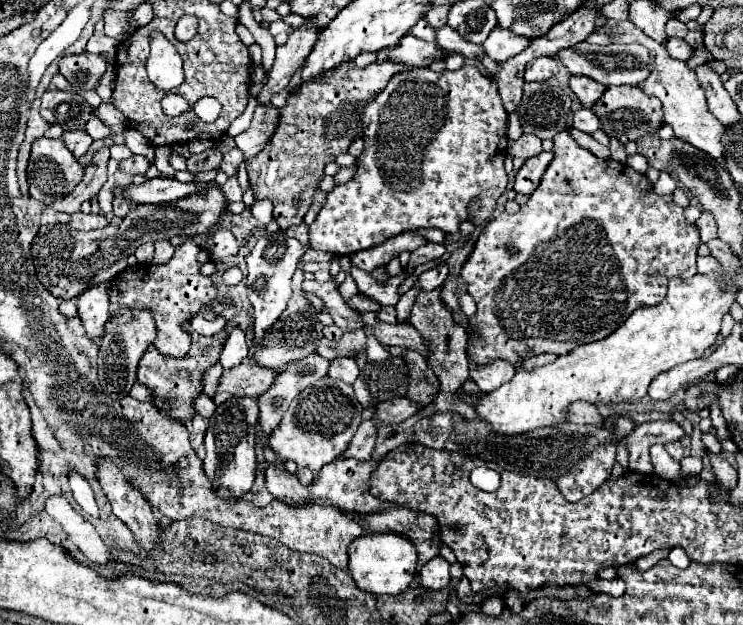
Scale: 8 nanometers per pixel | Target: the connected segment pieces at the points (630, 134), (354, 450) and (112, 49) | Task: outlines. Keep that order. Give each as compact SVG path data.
M607 87L603 97L593 105L593 113L601 119L601 129L609 135L619 139L621 143L637 141L641 133L649 133L649 118L658 116L660 122L662 104L659 99L645 95L639 87Z
M363 421L357 429L357 433L353 435L353 439L349 441L349 447L341 453L343 459L359 459L359 461L367 461L373 453L373 445L375 445L375 437L377 437L377 427L373 425L373 421Z
M100 20L95 25L94 34L87 43L86 51L93 54L101 54L103 52L116 54L119 42L114 38L106 36L103 27L103 20Z

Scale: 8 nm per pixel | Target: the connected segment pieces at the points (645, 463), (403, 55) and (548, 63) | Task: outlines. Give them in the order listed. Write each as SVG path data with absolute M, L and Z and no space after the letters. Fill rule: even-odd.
M651 421L637 425L635 431L617 441L619 445L625 445L629 449L629 471L641 471L641 473L653 473L651 457L649 457L649 445L655 443L669 443L669 441L679 441L685 437L685 429L675 423L675 421Z
M411 33L401 39L401 43L387 55L387 59L405 63L407 67L429 67L431 61L445 61L449 57L437 43L421 41Z
M537 57L525 67L525 81L547 81L557 75L557 61L553 57Z

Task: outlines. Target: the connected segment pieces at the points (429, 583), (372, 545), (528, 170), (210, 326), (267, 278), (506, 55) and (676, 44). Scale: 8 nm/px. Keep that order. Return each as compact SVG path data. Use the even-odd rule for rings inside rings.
M437 555L433 557L429 563L423 565L421 573L419 573L419 585L427 591L439 591L439 589L447 589L451 583L449 577L449 563Z
M383 533L383 535L365 535L357 537L349 547L349 573L355 585L371 595L399 595L403 593L415 573L417 565L417 551L413 543L397 533Z
M541 153L537 157L531 157L529 161L523 163L523 167L517 171L515 175L515 183L513 183L513 189L517 193L525 193L525 195L531 195L537 187L539 187L539 181L545 173L545 169L549 167L553 159L553 153Z
M217 313L217 317L213 321L205 321L201 315L197 315L197 319L193 319L193 329L201 335L219 333L225 325L227 325L227 317L223 313Z
M285 231L269 233L257 241L257 245L247 255L247 269L249 275L245 279L249 301L253 305L253 327L255 327L255 345L263 347L265 333L275 325L275 321L281 317L281 313L287 307L287 301L291 297L291 277L297 269L297 263L301 255L307 251L307 245L299 243L297 239L291 239L285 235Z
M495 27L489 37L485 39L485 53L495 61L495 63L503 63L515 55L519 55L521 51L525 51L529 47L531 39L527 37L521 37L521 35L515 35L515 33L509 33L507 29L501 29L501 27Z
M669 39L665 43L665 49L669 51L671 57L677 57L681 61L689 61L693 57L693 47L689 47L685 39Z

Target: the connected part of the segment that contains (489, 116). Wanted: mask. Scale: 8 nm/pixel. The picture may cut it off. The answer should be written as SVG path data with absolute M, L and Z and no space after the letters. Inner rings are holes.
M461 67L459 71L443 71L443 73L435 73L431 69L411 69L411 71L403 71L399 75L395 75L389 85L385 87L385 91L381 91L373 101L371 105L367 105L365 109L365 115L363 115L363 143L365 143L365 151L361 153L359 161L357 161L357 173L355 177L345 183L345 185L337 185L329 195L327 195L327 201L325 201L325 207L319 211L319 217L317 221L309 227L309 243L313 249L317 251L327 251L327 253L333 253L333 255L353 255L357 251L363 251L363 249L371 249L375 245L381 245L383 241L395 237L395 235L401 235L405 231L413 231L413 229L419 229L419 227L435 227L435 229L441 229L443 233L449 233L449 235L455 235L459 233L459 223L465 221L465 219L475 219L477 225L483 225L493 209L495 209L495 203L499 199L499 195L505 191L507 187L507 173L505 173L505 167L503 167L503 161L505 161L505 153L507 153L507 111L501 103L501 97L499 97L499 91L497 91L497 83L489 81L489 77L481 75L477 67ZM477 199L479 201L479 211L475 215L469 213L469 201Z

